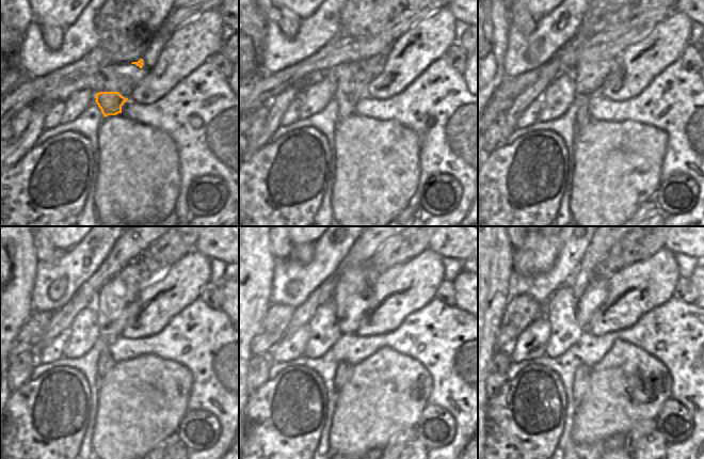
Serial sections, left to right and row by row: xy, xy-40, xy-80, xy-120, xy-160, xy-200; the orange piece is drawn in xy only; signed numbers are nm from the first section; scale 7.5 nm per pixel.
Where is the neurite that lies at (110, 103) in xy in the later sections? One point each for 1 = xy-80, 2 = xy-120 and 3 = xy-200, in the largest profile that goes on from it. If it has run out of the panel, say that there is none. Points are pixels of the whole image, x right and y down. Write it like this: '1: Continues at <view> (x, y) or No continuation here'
1: Continues at xy-80 (590, 76)
2: Continues at xy-120 (114, 305)
3: Continues at xy-200 (589, 282)

